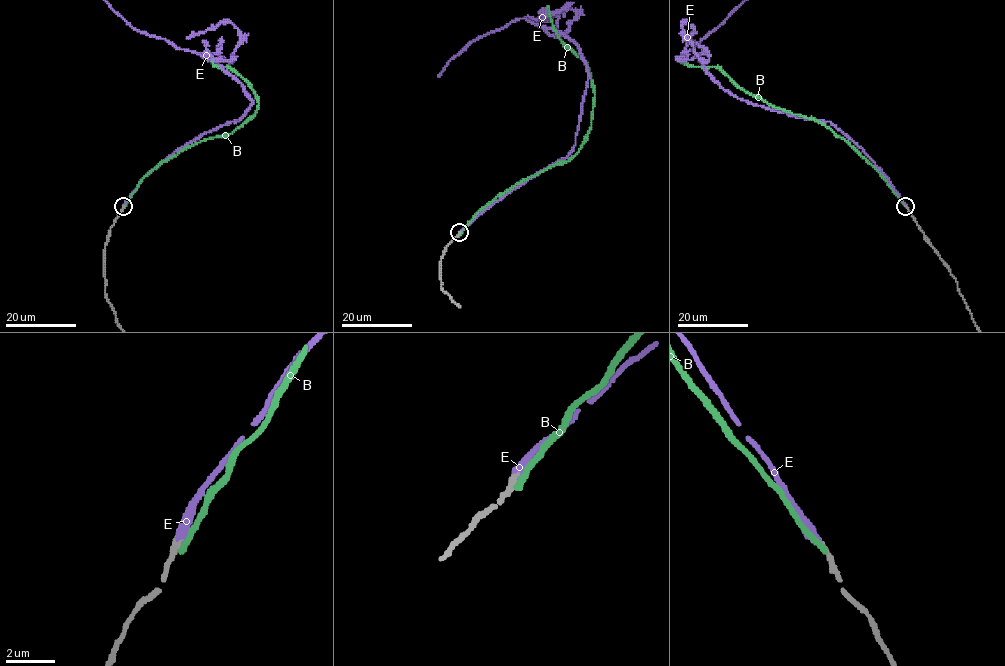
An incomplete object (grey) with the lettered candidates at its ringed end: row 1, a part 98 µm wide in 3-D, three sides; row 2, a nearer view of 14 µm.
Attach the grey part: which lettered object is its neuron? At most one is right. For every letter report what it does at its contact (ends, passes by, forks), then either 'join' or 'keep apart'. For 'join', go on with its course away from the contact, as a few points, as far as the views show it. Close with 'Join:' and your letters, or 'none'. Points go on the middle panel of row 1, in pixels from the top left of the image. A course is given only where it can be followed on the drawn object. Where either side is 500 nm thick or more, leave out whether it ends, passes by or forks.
B: it ends there; keep apart
E: it ends there; join
Join: E

